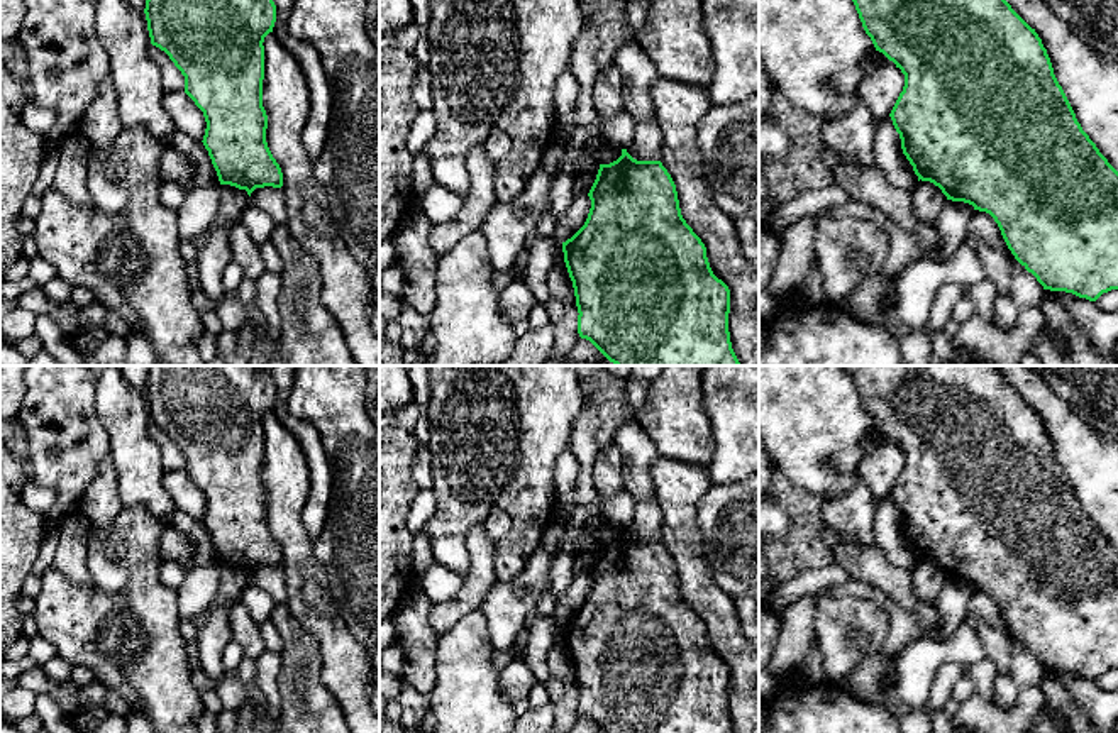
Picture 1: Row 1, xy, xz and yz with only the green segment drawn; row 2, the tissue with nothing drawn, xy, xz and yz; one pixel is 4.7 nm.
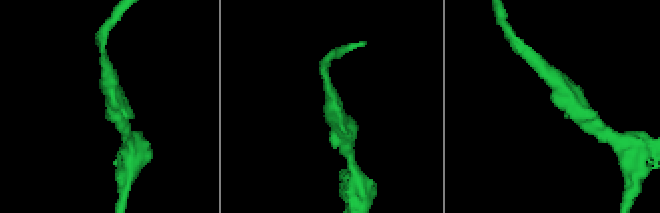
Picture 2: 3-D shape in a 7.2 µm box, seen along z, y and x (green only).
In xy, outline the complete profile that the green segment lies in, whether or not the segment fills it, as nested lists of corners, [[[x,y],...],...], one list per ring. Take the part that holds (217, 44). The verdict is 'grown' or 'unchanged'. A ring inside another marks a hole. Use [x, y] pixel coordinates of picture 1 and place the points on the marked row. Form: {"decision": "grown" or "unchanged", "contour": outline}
{"decision": "unchanged", "contour": [[[146,0],[151,44],[164,51],[185,76],[185,93],[203,112],[208,151],[220,185],[246,190],[283,186],[283,173],[268,142],[263,107],[264,37],[273,32],[273,0]]]}

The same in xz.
{"decision": "unchanged", "contour": [[[627,149],[610,163],[600,164],[596,179],[588,193],[591,208],[584,225],[562,242],[564,262],[573,281],[578,306],[578,333],[589,340],[615,366],[740,366],[730,342],[728,313],[730,289],[718,279],[708,262],[706,247],[681,215],[676,185],[661,161],[637,161]]]}

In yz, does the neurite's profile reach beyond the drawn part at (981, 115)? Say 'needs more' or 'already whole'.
already whole

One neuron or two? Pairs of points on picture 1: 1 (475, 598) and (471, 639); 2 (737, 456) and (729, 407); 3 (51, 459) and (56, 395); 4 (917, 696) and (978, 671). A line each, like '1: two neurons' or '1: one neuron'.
1: two neurons
2: one neuron
3: one neuron
4: two neurons

